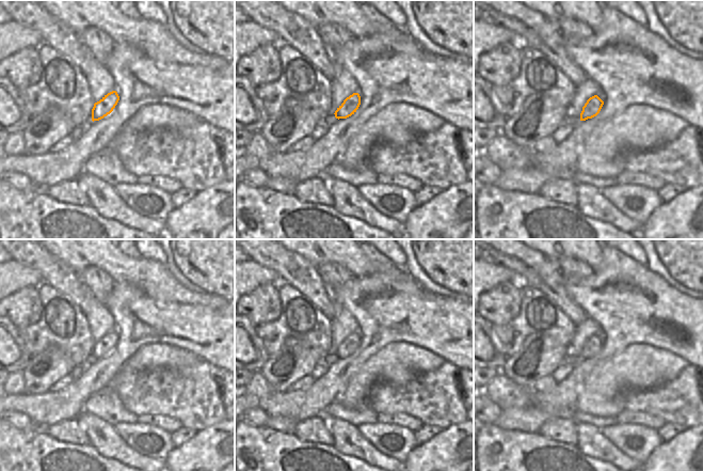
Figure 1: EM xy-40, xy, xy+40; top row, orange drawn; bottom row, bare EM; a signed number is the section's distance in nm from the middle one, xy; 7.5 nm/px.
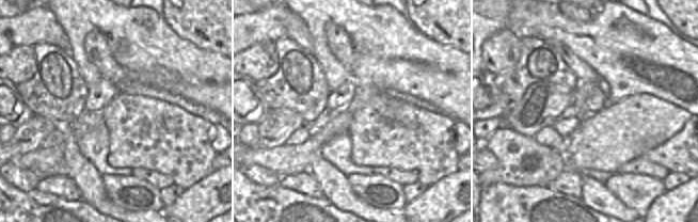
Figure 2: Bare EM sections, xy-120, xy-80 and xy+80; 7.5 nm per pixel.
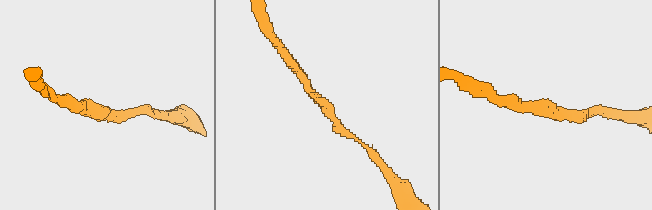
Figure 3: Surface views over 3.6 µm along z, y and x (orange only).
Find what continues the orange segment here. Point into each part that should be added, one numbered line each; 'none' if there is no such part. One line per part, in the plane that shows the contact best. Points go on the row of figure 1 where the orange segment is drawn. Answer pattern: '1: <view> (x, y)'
none

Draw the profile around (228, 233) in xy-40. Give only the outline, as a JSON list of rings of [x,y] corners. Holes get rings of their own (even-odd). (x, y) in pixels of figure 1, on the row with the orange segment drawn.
[[[235,221],[224,227],[218,235],[217,239],[235,239]]]

